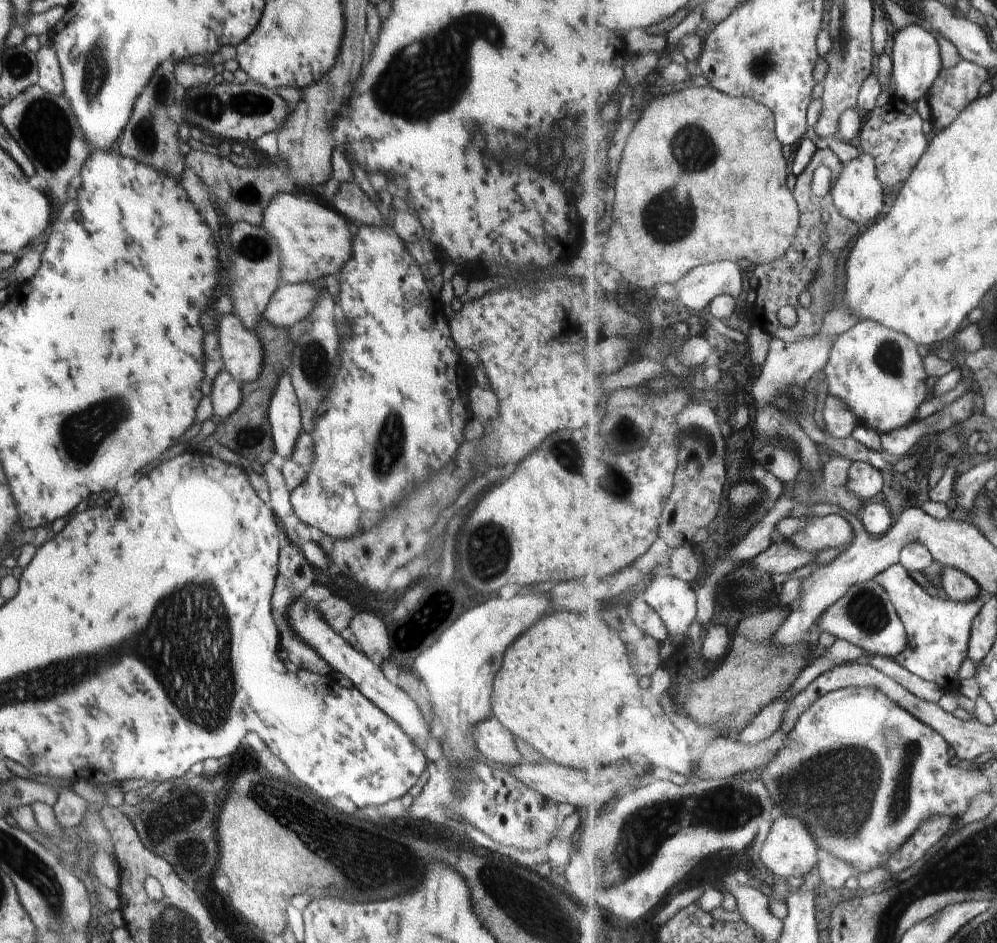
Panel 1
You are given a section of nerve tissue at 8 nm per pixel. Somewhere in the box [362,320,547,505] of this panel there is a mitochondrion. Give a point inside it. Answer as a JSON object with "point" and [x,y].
{"point":[391,436]}

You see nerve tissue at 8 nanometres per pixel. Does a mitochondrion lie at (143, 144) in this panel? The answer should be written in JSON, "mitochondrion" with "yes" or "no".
{"mitochondrion":"yes"}

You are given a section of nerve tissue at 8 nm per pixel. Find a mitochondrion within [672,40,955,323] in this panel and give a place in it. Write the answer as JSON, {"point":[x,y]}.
{"point":[762,63]}

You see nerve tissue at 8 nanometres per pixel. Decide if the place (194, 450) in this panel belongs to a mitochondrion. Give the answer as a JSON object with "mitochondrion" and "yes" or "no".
{"mitochondrion":"no"}

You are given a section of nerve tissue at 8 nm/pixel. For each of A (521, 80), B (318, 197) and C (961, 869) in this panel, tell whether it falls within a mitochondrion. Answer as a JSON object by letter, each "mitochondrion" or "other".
{"A":"other","B":"other","C":"mitochondrion"}

